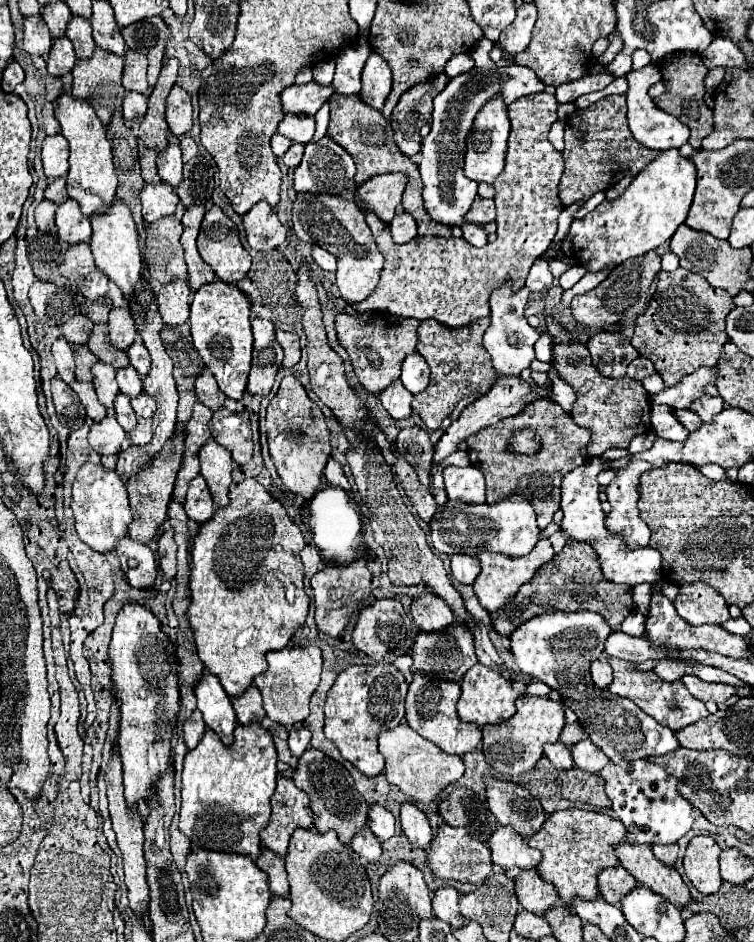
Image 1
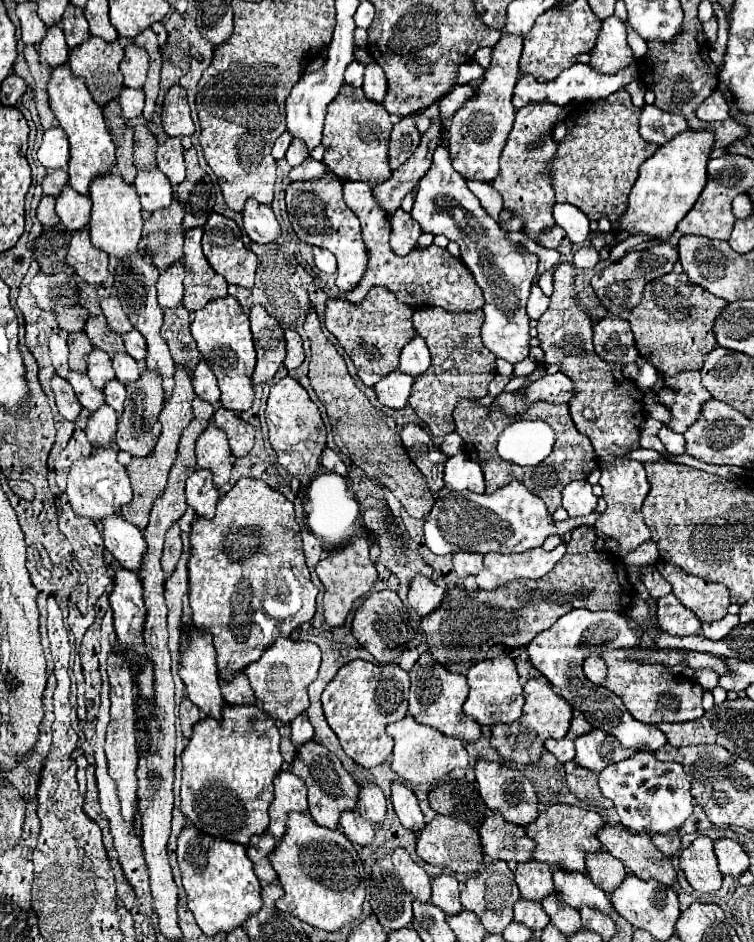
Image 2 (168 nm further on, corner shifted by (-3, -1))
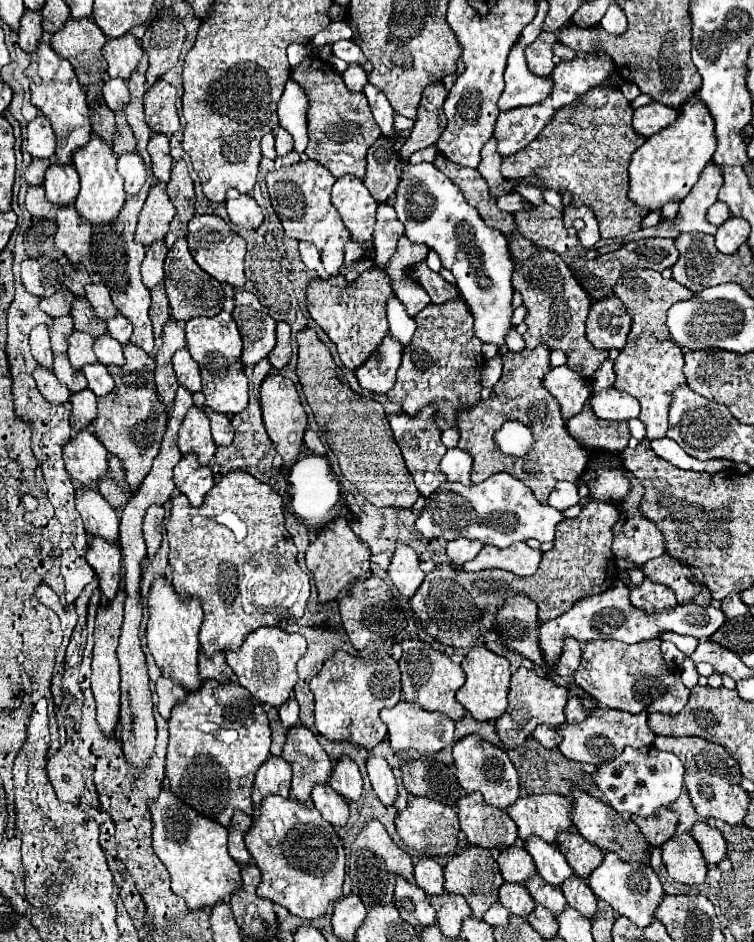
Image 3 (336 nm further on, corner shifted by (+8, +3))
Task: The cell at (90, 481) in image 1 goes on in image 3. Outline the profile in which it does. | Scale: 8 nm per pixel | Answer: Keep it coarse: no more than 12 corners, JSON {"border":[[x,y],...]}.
{"border":[[89,430],[63,446],[75,486],[93,486],[107,470],[107,450]]}

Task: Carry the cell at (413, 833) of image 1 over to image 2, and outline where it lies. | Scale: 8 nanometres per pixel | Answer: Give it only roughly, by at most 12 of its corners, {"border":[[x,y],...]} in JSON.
{"border":[[394,782],[392,804],[404,828],[420,834],[426,826],[408,786]]}

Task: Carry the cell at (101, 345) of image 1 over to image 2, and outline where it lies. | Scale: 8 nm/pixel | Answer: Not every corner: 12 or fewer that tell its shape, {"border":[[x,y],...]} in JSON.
{"border":[[104,314],[88,318],[86,334],[108,356],[126,352],[122,336]]}

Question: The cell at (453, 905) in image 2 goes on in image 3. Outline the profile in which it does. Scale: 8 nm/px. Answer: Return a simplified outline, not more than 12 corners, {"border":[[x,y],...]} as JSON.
{"border":[[435,858],[415,862],[415,884],[429,896],[445,892]]}

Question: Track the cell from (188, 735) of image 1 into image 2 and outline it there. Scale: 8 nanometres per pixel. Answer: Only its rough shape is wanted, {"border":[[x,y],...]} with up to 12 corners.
{"border":[[188,698],[180,704],[184,738],[192,738],[192,726],[200,722],[200,710]]}

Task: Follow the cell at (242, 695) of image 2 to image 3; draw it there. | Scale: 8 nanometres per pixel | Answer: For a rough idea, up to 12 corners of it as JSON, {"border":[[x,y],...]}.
{"border":[[199,652],[203,680],[229,682],[235,678],[223,652]]}

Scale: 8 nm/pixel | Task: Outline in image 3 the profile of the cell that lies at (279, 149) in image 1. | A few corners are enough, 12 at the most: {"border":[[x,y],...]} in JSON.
{"border":[[265,134],[261,152],[265,158],[275,158],[275,138]]}

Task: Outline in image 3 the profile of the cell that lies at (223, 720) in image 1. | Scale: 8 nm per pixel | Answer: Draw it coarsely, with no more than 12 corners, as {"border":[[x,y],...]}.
{"border":[[155,576],[147,648],[185,690],[199,688],[201,602]]}

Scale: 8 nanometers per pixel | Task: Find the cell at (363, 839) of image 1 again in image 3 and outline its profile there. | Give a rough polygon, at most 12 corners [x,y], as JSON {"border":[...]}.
{"border":[[329,784],[313,786],[311,800],[327,822],[347,824],[349,806]]}

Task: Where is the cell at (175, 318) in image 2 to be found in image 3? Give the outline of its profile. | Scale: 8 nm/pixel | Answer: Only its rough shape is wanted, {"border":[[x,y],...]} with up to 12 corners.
{"border":[[163,284],[151,288],[149,316],[153,334],[161,338],[163,322],[169,320],[169,302]]}

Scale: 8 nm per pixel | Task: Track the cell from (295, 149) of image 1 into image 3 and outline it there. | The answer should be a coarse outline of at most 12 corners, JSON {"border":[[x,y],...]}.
{"border":[[285,128],[275,130],[277,156],[293,150],[293,138]]}

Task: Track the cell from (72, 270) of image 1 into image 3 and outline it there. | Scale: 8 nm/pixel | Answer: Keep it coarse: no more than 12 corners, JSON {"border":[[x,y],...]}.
{"border":[[73,204],[57,210],[55,246],[71,264],[89,252],[91,224]]}

